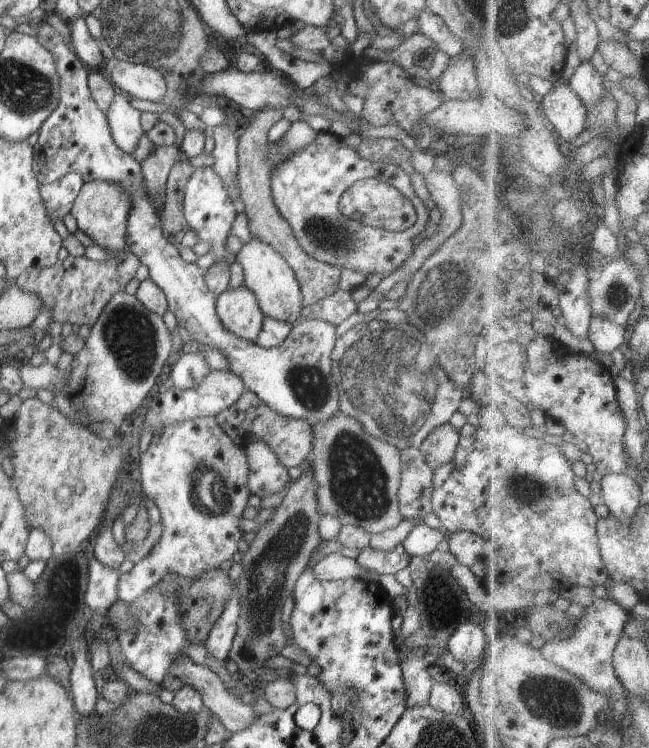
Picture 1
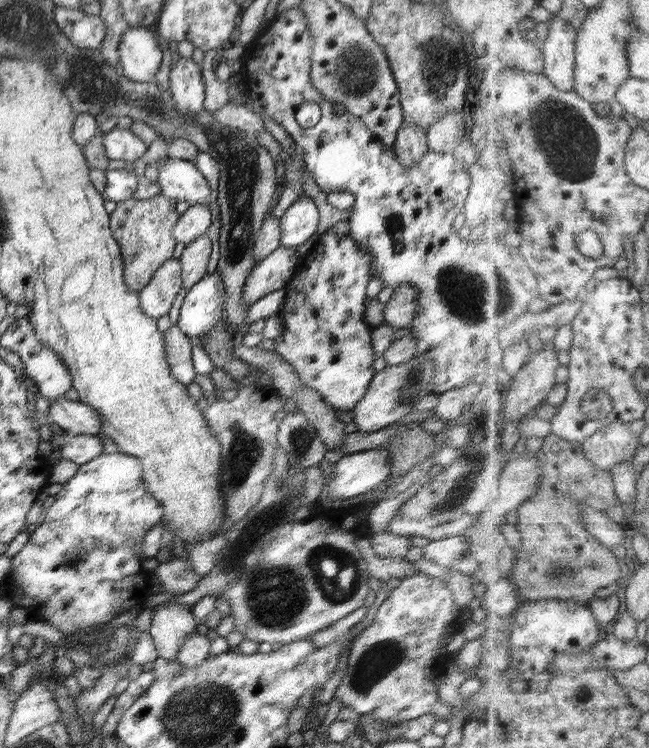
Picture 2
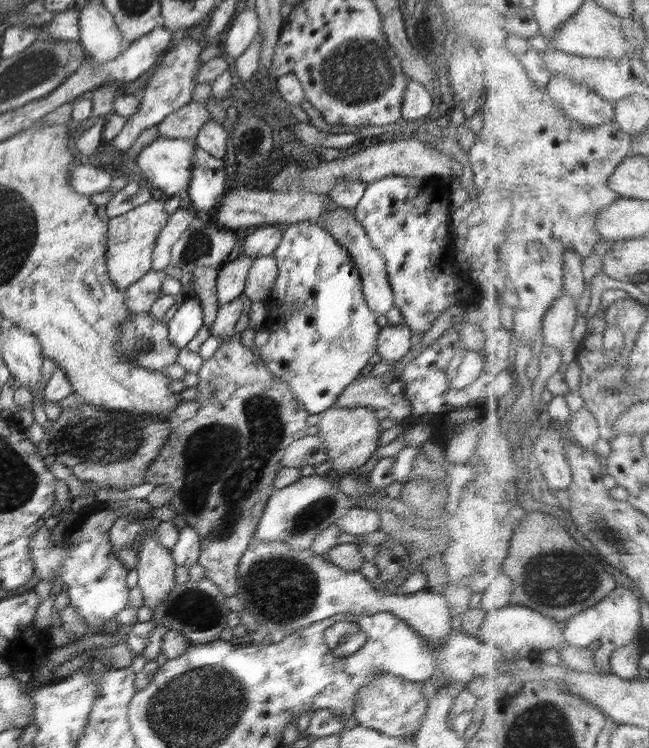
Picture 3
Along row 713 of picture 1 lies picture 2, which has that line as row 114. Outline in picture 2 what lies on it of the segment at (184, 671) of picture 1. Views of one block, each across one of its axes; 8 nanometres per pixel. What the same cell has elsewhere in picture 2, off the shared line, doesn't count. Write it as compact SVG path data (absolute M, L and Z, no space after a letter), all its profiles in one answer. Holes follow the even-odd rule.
M228 103L228 105L211 112L220 124L234 127L250 133L258 138L258 133L264 128L262 118L247 105Z

